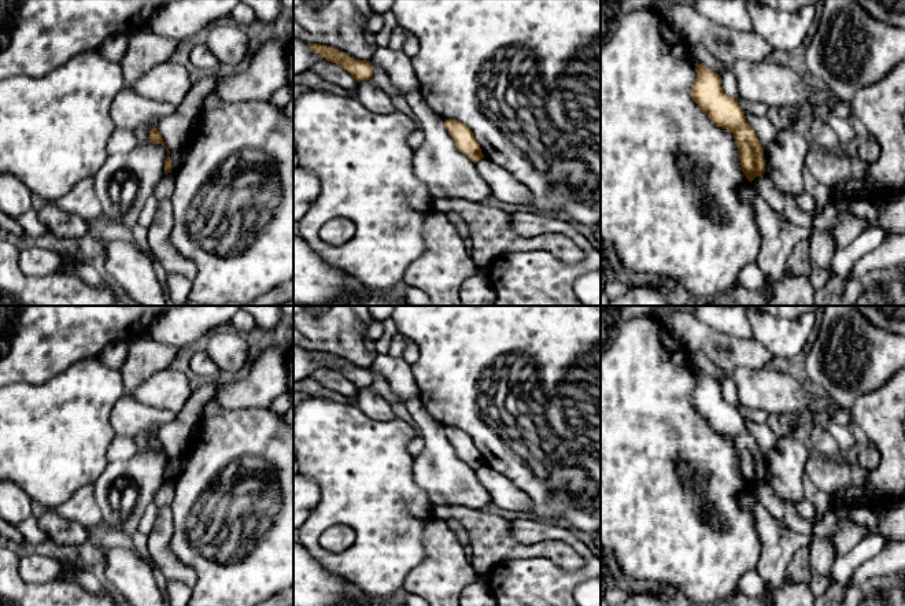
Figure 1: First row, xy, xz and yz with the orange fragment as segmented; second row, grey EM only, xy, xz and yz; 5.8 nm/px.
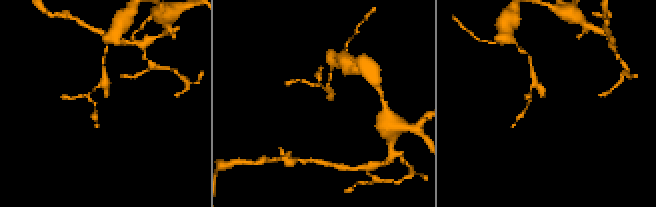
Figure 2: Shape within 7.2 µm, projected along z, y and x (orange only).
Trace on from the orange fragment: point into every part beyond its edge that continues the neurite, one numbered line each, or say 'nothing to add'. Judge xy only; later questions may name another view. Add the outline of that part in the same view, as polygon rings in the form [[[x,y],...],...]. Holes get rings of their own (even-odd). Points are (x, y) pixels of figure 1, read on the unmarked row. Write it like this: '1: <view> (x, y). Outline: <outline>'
nothing to add

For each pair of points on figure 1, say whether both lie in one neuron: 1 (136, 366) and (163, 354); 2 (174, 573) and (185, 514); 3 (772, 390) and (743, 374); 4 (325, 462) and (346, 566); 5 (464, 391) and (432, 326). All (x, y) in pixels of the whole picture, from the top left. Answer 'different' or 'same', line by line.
1: same
2: different
3: same
4: same
5: same

